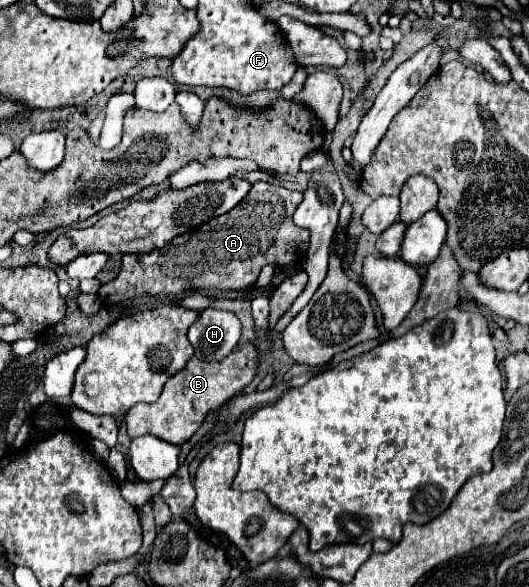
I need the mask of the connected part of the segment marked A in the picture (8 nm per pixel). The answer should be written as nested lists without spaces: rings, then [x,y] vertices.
[[[255,182],[251,186],[251,190],[247,192],[247,196],[227,214],[217,216],[209,222],[205,222],[203,226],[185,232],[177,238],[171,240],[171,244],[165,244],[163,248],[157,248],[153,252],[147,254],[125,254],[121,258],[121,270],[117,274],[117,278],[113,278],[107,284],[101,284],[99,288],[99,298],[107,304],[117,304],[121,300],[133,298],[137,294],[165,294],[165,296],[175,296],[181,294],[189,288],[197,290],[243,290],[255,284],[259,272],[263,266],[273,264],[277,268],[281,266],[289,266],[295,264],[299,260],[305,258],[307,250],[309,250],[309,230],[305,228],[297,228],[293,224],[293,212],[295,208],[301,204],[303,194],[301,192],[293,192],[269,182]]]

